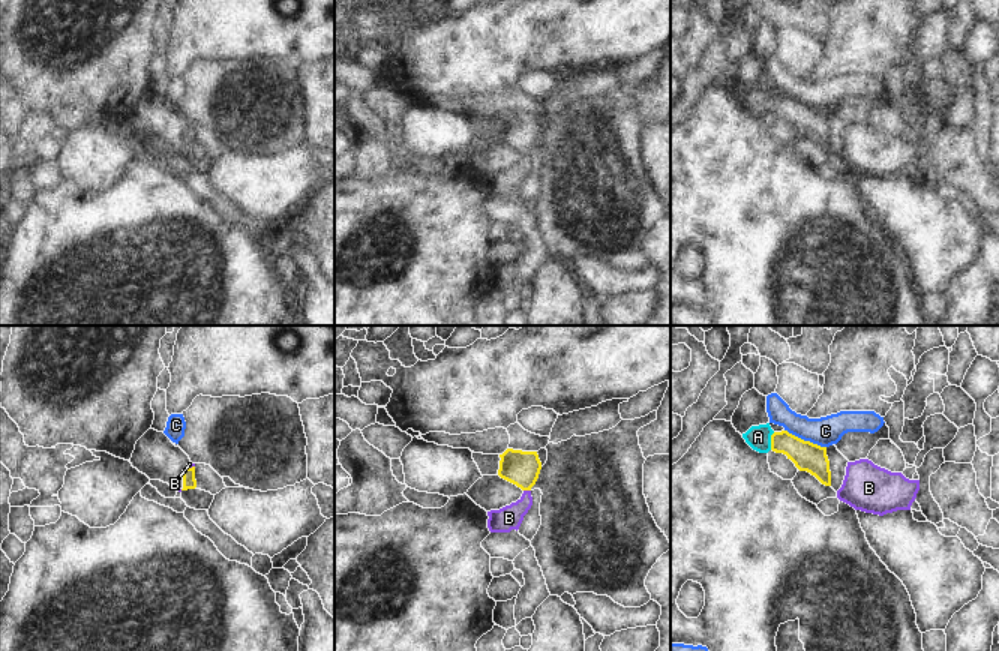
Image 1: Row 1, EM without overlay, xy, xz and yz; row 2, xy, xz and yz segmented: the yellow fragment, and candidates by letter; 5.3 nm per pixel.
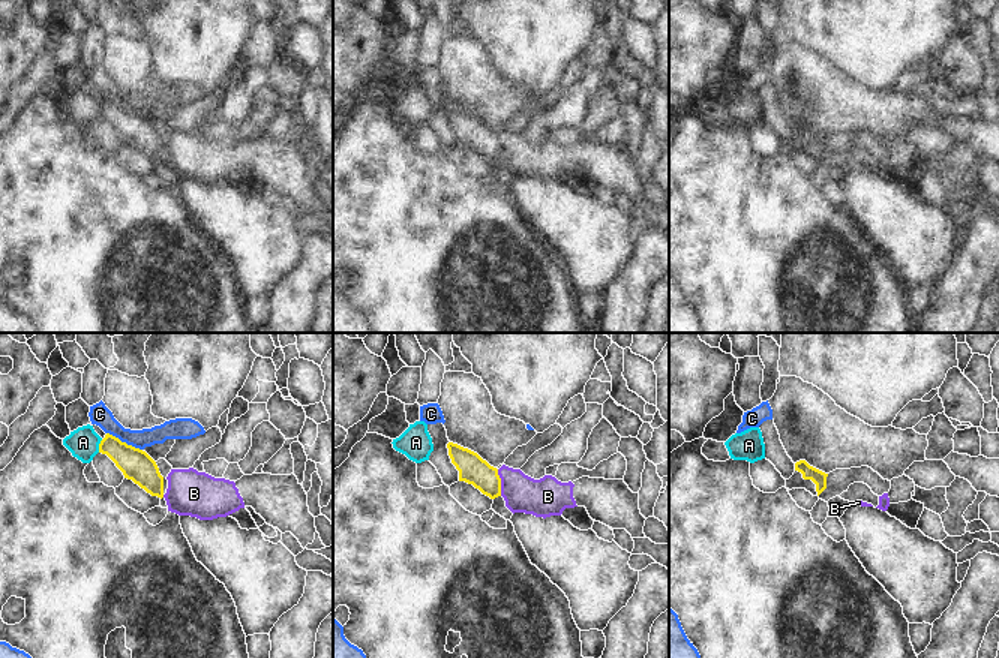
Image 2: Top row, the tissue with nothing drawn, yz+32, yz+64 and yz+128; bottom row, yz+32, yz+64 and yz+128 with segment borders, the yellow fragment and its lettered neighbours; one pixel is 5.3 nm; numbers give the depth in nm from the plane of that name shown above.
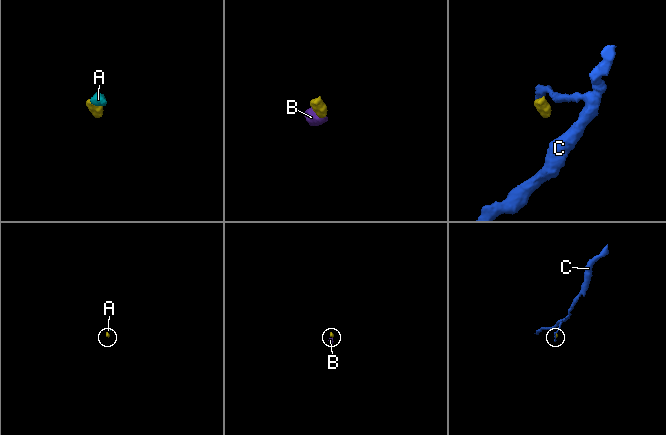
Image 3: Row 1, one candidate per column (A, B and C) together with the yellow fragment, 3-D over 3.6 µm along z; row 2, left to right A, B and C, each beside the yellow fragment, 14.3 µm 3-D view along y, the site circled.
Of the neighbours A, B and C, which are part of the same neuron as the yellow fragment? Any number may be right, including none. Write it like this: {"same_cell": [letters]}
{"same_cell": ["A", "B"]}

